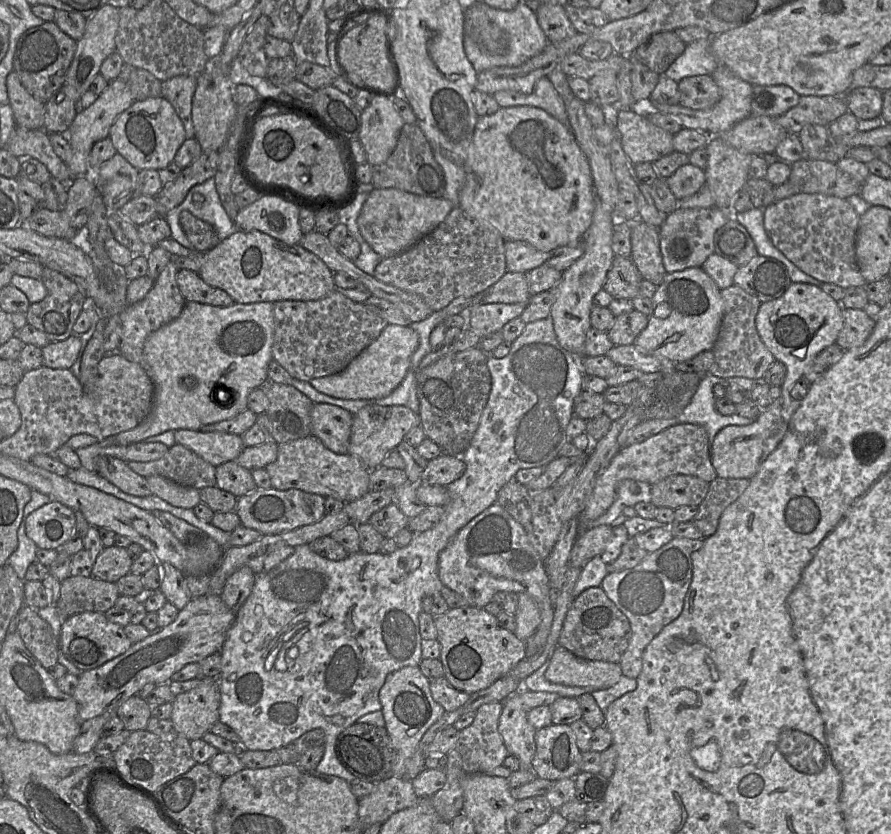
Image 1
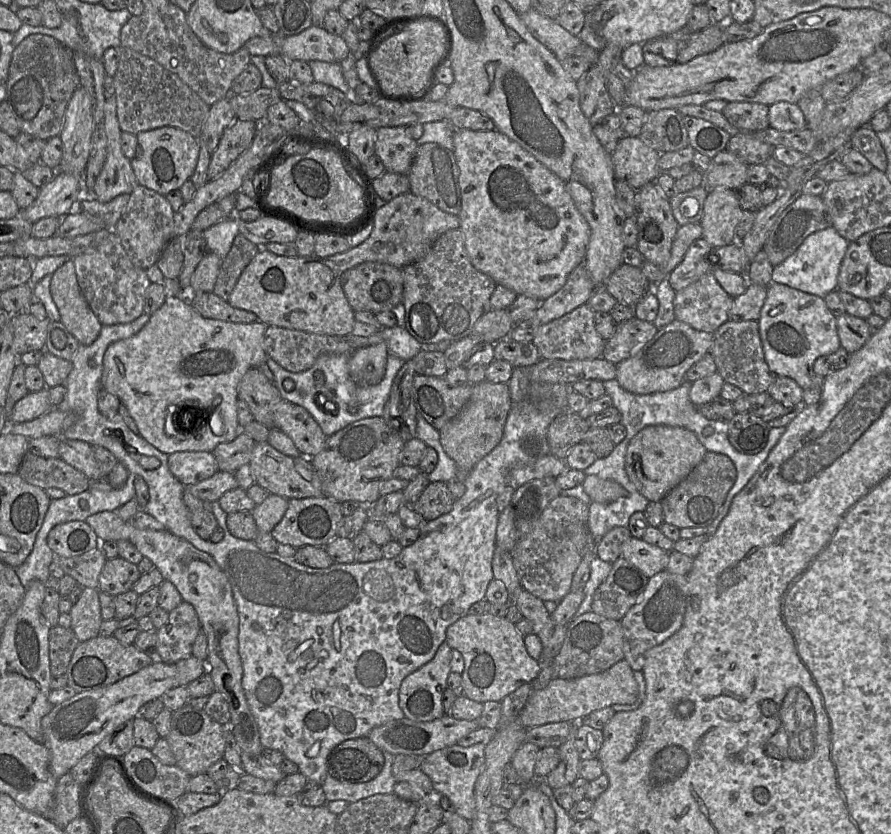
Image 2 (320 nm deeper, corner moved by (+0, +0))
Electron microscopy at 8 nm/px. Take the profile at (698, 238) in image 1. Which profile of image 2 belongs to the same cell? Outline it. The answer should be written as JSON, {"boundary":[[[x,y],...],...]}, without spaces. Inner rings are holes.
{"boundary":[[[702,237],[689,246],[681,263],[666,277],[675,292],[711,272],[712,250],[711,245]]]}

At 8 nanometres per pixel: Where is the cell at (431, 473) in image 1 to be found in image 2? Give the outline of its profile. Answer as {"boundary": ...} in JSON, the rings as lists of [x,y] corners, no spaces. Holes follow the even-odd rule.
{"boundary":[[[433,481],[411,506],[426,522],[450,512],[455,501],[446,482]]]}

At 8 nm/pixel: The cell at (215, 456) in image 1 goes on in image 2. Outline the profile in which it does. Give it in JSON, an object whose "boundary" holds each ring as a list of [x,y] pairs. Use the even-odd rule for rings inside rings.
{"boundary":[[[174,452],[168,457],[171,473],[186,487],[206,480],[219,471],[212,452]]]}

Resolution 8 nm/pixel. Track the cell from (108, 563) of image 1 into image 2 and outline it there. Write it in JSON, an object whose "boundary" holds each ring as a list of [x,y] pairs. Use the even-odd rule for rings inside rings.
{"boundary":[[[120,556],[107,559],[99,575],[98,590],[115,597],[132,590],[141,575],[137,565]]]}

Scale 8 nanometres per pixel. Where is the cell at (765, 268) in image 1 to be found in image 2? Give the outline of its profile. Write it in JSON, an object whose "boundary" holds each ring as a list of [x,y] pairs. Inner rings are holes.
{"boundary":[[[749,283],[746,291],[733,298],[729,319],[733,321],[758,321],[767,295],[767,287]]]}

